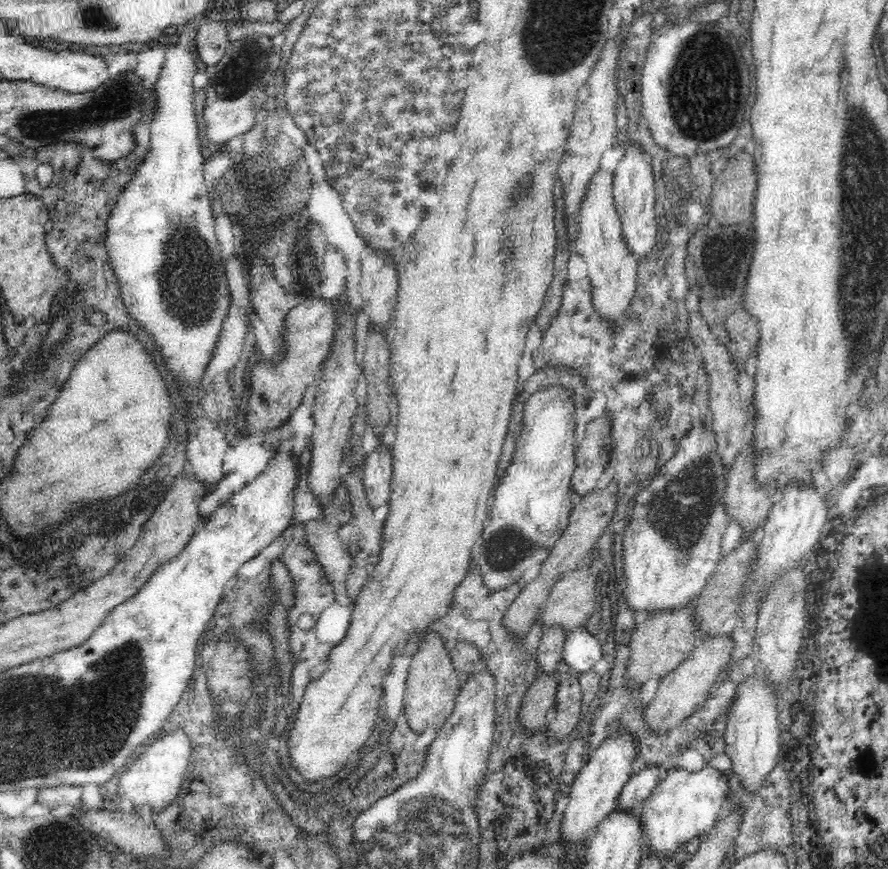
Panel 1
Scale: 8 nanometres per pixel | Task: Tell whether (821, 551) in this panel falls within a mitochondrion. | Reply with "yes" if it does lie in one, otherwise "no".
no

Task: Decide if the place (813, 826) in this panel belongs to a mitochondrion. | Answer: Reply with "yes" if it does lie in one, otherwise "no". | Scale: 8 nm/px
no

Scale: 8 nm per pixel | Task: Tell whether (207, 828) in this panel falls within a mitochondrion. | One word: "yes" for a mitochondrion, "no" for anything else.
no

